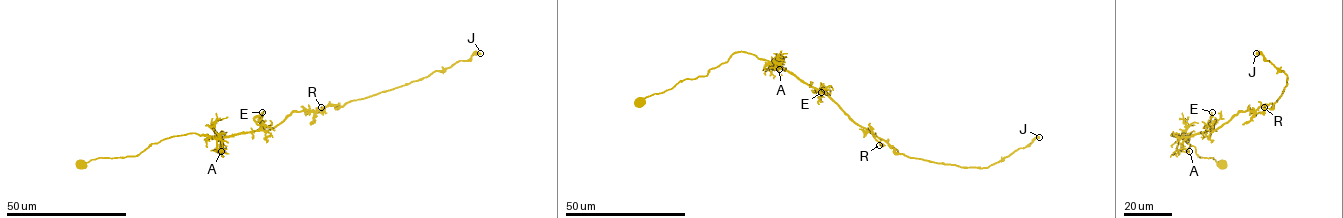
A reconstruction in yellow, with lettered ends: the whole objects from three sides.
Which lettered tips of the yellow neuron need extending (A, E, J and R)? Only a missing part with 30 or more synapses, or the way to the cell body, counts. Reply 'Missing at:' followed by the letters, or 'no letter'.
Missing at: no letter

